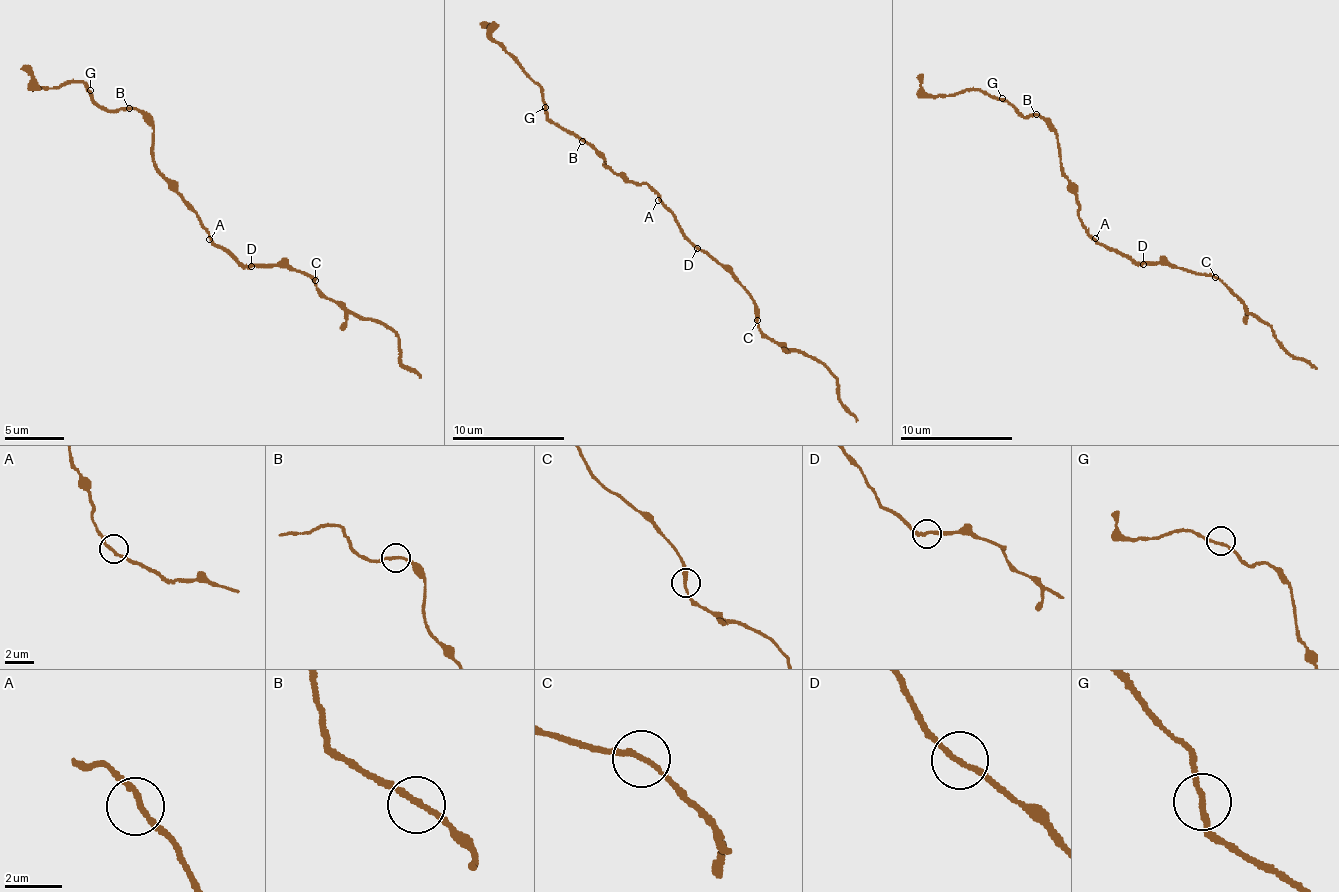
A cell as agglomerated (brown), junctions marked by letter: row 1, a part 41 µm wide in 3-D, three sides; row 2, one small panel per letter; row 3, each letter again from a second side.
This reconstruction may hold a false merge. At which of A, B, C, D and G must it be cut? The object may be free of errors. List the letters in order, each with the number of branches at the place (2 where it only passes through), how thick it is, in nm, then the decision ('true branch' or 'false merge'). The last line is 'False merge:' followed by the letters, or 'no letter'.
A: 2 branches meet; 190 nm thick; true branch
B: 2 branches meet; 190 nm thick; true branch
C: 2 branches meet; 200 nm thick; false merge
D: 2 branches meet; 200 nm thick; true branch
G: 2 branches meet; 190 nm thick; true branch
False merge: C

